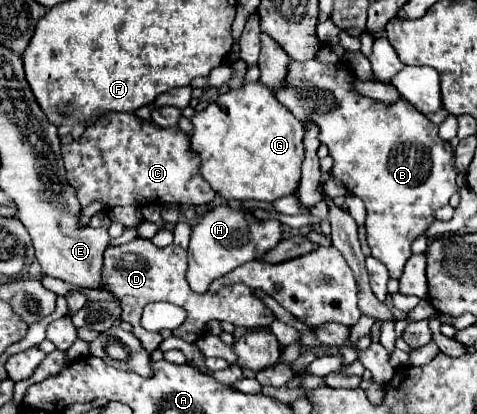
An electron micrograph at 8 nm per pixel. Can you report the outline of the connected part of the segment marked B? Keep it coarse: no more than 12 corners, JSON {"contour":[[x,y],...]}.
{"contour":[[291,58],[273,94],[313,122],[399,278],[457,192],[451,144],[343,62]]}

